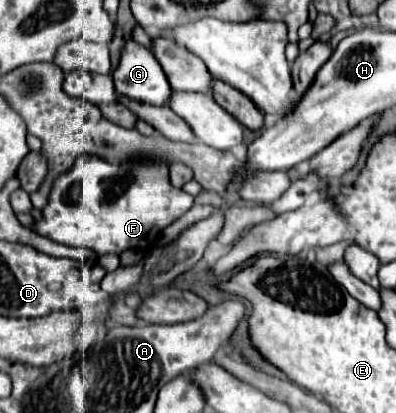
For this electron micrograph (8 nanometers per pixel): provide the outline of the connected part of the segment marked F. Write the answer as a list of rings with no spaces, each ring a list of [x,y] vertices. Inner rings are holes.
[[[78,157],[72,171],[64,173],[52,187],[42,219],[32,223],[32,231],[70,247],[88,247],[98,255],[122,253],[126,249],[148,249],[158,235],[182,217],[194,203],[194,197],[176,189],[168,181],[164,161],[148,165],[108,165],[100,157]]]

